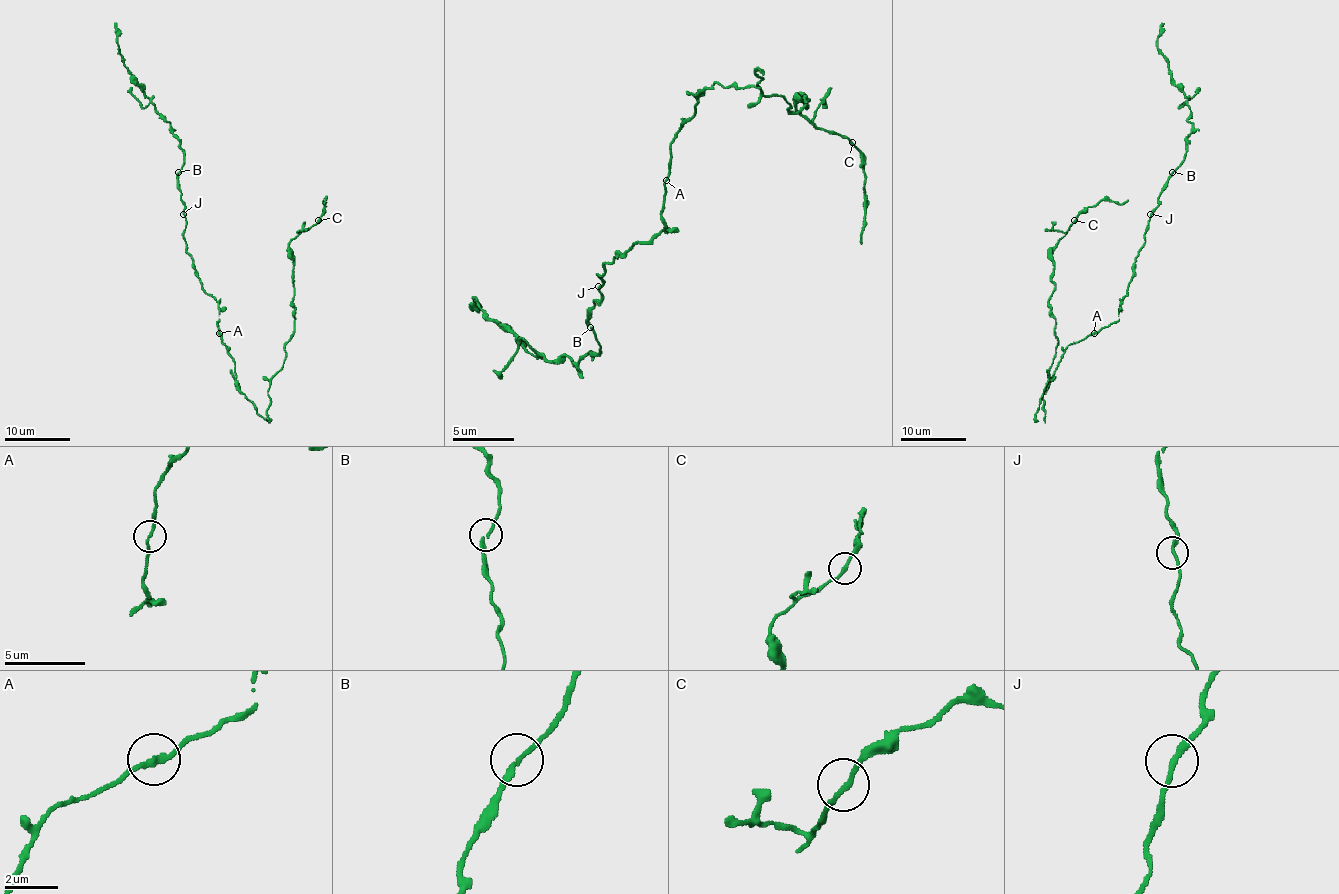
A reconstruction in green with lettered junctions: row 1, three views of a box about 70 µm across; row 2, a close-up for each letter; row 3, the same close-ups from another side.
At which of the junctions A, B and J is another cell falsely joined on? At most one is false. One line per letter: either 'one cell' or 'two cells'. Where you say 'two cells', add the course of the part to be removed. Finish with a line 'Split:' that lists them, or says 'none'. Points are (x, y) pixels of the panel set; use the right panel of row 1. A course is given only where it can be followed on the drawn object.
A: one cell
B: one cell
J: one cell
Split: none

